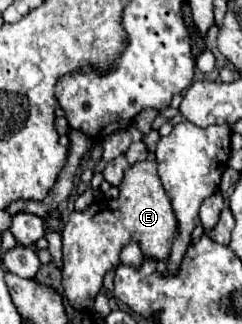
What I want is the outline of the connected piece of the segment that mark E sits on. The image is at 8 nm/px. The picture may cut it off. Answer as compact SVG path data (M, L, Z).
M141 160L133 164L121 184L119 198L93 202L85 212L71 212L63 226L63 290L69 304L77 308L93 308L93 298L101 290L107 270L119 264L119 252L129 240L137 240L145 256L165 260L169 256L177 220L167 192L157 174L157 162Z

